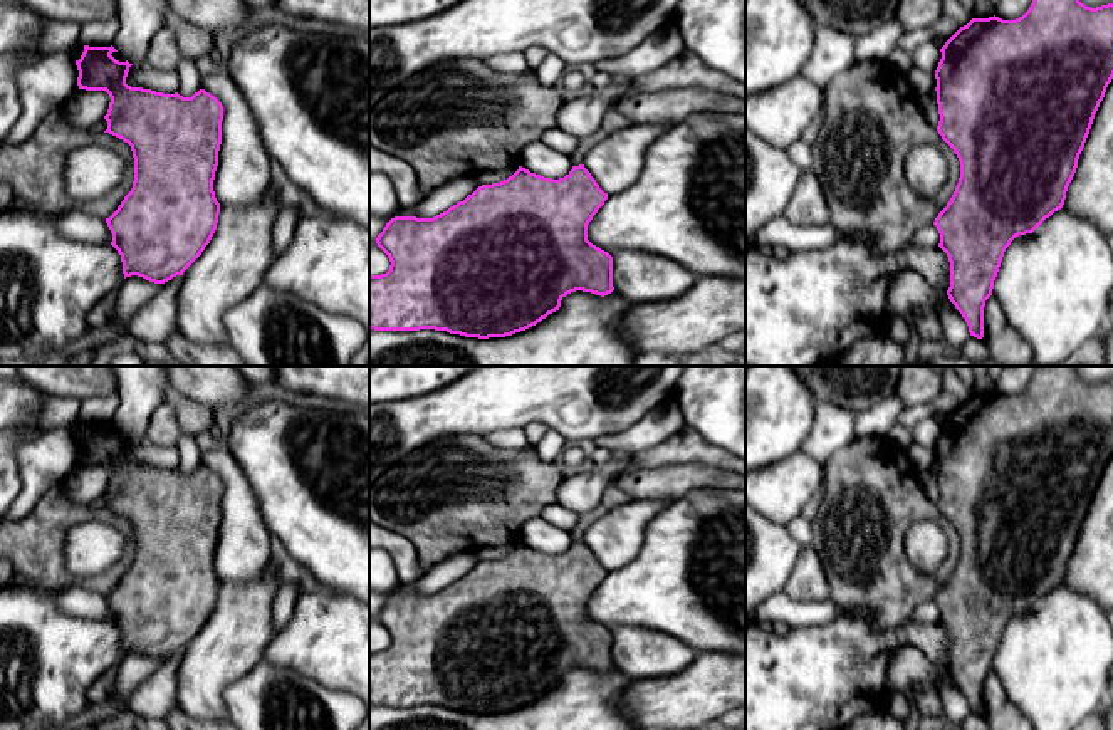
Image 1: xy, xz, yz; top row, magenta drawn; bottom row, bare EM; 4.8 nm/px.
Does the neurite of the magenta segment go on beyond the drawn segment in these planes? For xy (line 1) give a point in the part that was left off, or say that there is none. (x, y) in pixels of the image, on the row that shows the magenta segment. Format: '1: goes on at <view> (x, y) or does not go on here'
1: does not go on here

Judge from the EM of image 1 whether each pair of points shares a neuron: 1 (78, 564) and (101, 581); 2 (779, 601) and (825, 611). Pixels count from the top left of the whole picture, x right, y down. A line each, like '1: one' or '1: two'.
1: two
2: one

